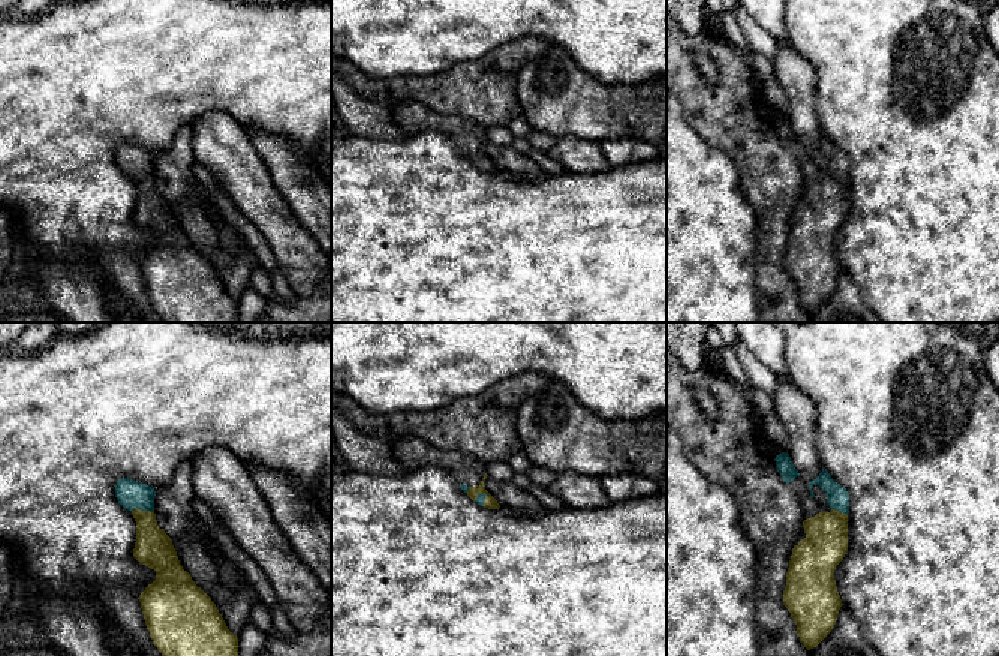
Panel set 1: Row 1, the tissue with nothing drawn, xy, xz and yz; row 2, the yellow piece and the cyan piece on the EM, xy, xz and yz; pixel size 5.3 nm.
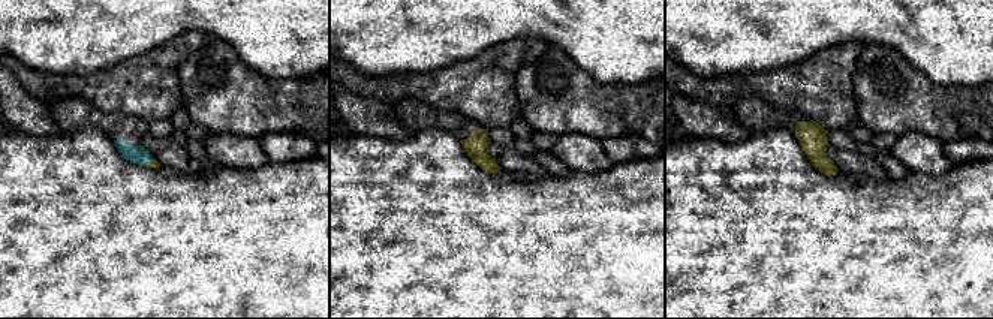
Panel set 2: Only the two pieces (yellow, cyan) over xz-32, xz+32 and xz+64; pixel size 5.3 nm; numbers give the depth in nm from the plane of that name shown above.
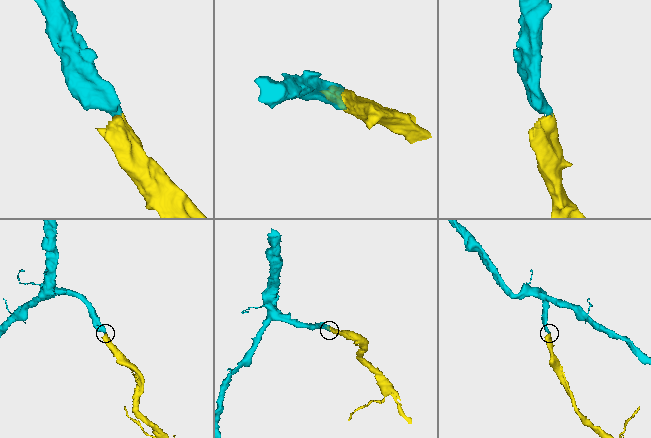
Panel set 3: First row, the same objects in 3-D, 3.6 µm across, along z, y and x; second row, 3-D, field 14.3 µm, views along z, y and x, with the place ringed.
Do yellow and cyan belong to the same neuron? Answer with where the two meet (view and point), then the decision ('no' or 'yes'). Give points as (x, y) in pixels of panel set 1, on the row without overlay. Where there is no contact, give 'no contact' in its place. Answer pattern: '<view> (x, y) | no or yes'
xy (143, 175) | yes

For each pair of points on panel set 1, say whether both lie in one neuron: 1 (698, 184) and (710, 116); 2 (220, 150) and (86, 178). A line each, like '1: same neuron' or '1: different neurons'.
1: different neurons
2: different neurons

